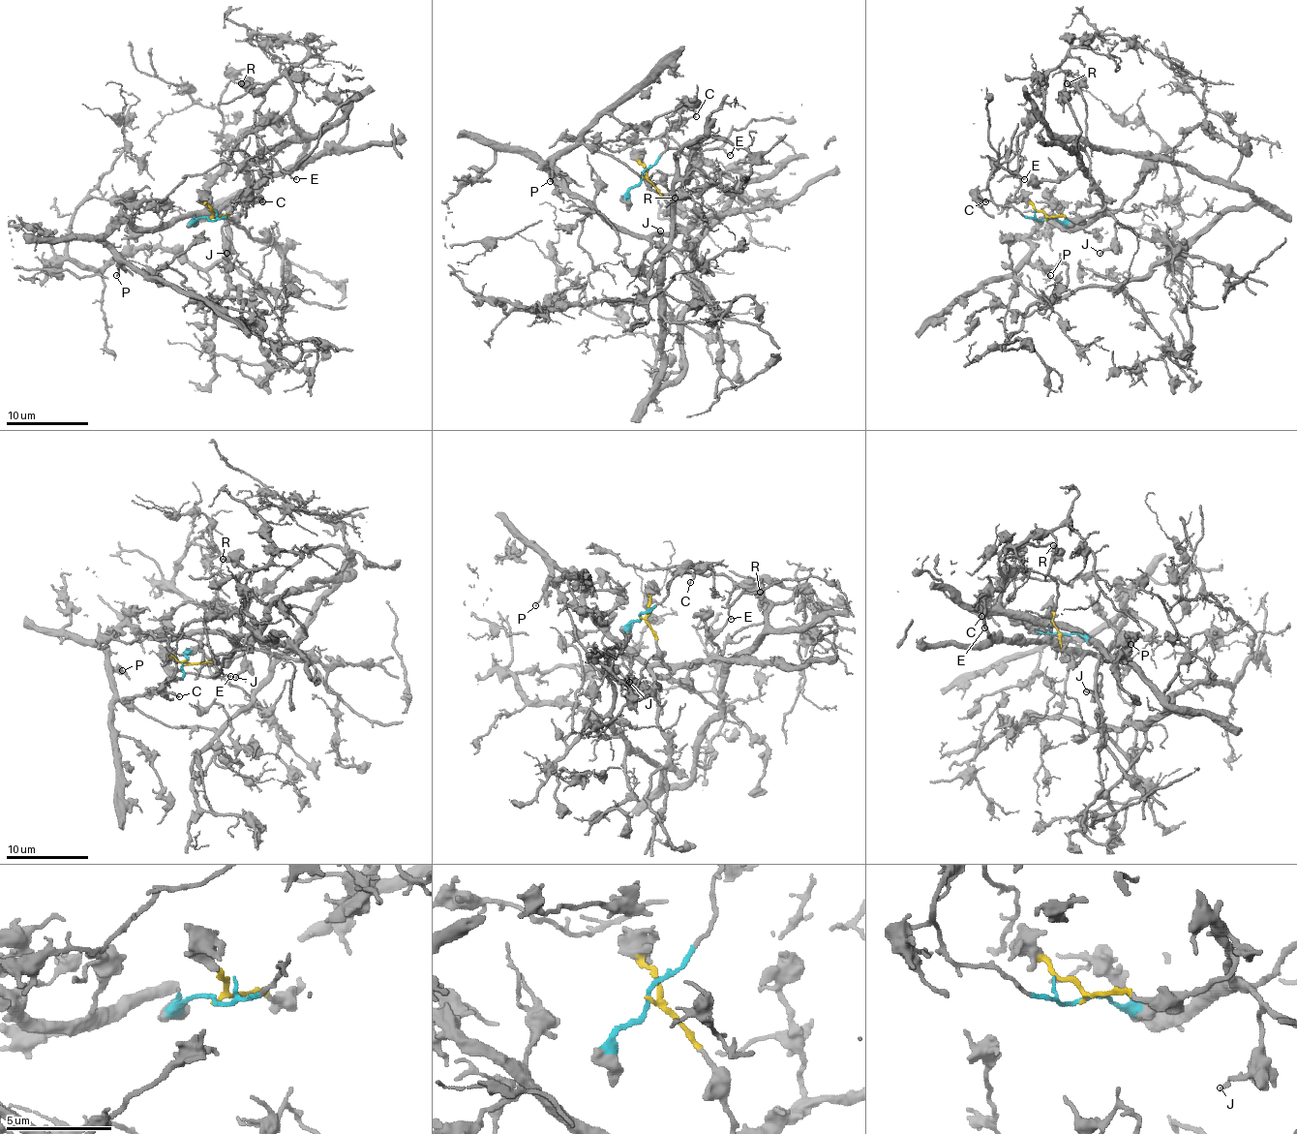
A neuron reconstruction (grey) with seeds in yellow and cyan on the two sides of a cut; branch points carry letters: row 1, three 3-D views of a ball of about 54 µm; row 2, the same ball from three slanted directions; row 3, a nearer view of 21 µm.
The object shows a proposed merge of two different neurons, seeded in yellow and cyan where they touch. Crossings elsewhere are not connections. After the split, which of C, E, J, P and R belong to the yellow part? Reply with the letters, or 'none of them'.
J, P, R

